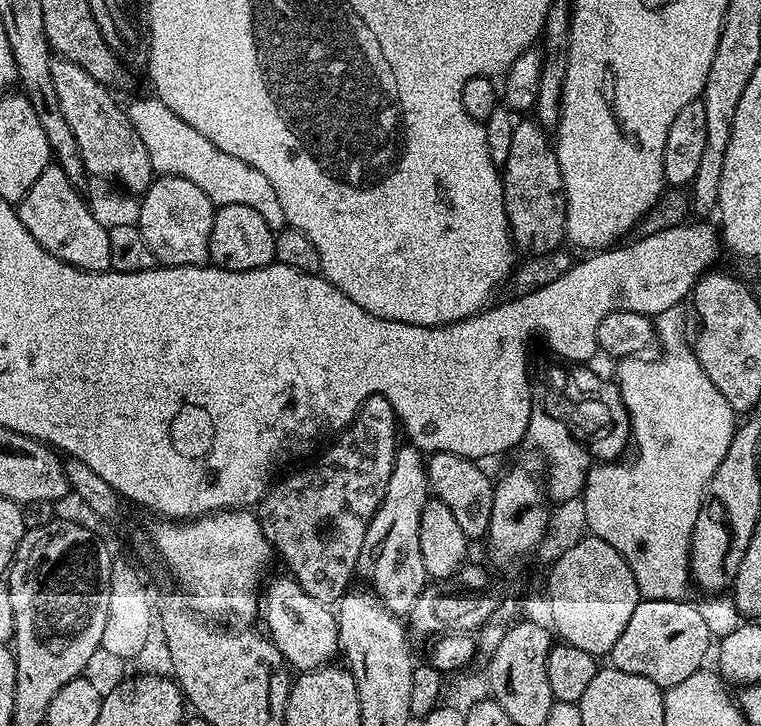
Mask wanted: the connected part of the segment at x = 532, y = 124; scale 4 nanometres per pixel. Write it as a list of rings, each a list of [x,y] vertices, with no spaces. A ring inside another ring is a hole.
[[[524,118],[517,123],[514,138],[510,138],[510,158],[506,158],[502,167],[502,179],[513,245],[520,250],[534,248],[530,250],[537,253],[559,249],[566,240],[566,194],[562,170],[549,133],[535,119]]]

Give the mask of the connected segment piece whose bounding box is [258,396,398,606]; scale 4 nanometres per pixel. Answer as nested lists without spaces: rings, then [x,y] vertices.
[[[385,396],[366,398],[348,427],[335,437],[336,444],[329,443],[329,448],[309,468],[304,468],[285,480],[277,479],[258,505],[262,534],[266,534],[275,553],[279,557],[284,556],[292,579],[297,580],[302,590],[306,590],[306,594],[318,602],[335,605],[349,591],[351,584],[348,583],[351,582],[352,575],[357,575],[366,530],[390,486],[390,474],[394,470],[398,447],[396,432],[398,433],[398,421],[390,401]]]

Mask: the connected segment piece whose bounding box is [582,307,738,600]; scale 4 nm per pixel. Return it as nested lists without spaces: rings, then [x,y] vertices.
[[[679,307],[666,310],[661,316],[655,317],[656,340],[659,347],[664,347],[664,353],[657,360],[646,359],[643,355],[627,356],[616,364],[615,379],[620,385],[620,396],[624,400],[624,405],[628,411],[630,422],[632,423],[631,443],[636,444],[636,457],[633,460],[627,458],[617,459],[615,462],[600,462],[592,466],[588,471],[587,480],[583,489],[582,497],[586,506],[586,522],[588,523],[587,531],[593,536],[597,536],[601,540],[610,543],[622,554],[622,558],[626,560],[630,570],[633,571],[634,579],[637,582],[638,590],[641,597],[645,600],[682,600],[689,594],[690,589],[690,573],[688,571],[688,555],[690,554],[690,546],[692,545],[692,535],[694,534],[694,522],[698,522],[698,510],[704,506],[706,493],[708,491],[708,483],[714,474],[714,470],[718,470],[718,466],[722,462],[722,458],[726,458],[726,450],[730,450],[730,442],[732,436],[738,427],[737,413],[733,412],[730,402],[726,402],[726,398],[722,398],[722,394],[718,390],[718,386],[714,386],[710,382],[710,378],[706,378],[706,374],[694,351],[693,345],[690,343],[690,336],[684,333],[684,316],[680,313]]]

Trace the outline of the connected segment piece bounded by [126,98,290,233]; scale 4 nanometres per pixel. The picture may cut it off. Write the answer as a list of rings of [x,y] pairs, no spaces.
[[[136,100],[126,108],[134,130],[138,130],[138,138],[142,138],[142,146],[146,146],[146,154],[150,157],[150,166],[156,176],[177,176],[194,182],[194,186],[202,189],[202,194],[210,198],[216,208],[226,206],[250,206],[250,210],[258,210],[266,226],[274,233],[280,233],[289,227],[289,220],[278,203],[278,194],[274,194],[274,186],[259,170],[254,170],[246,162],[226,154],[226,150],[218,150],[206,134],[198,134],[190,122],[182,122],[170,106],[161,100]]]

